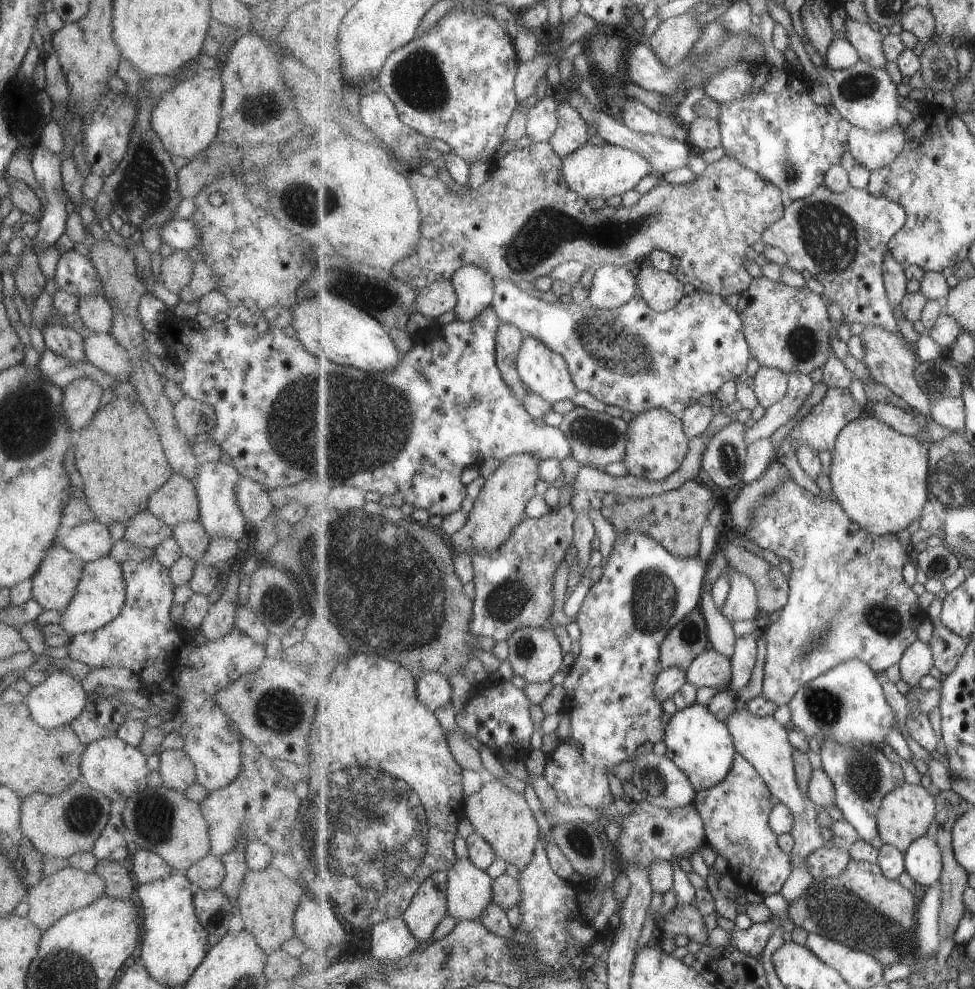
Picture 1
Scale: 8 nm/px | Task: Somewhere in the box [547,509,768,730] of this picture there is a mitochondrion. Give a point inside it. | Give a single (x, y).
(654, 596)

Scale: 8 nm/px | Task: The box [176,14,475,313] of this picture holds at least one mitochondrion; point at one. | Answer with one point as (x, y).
(418, 78)

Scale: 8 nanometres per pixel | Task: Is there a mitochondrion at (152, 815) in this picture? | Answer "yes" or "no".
yes

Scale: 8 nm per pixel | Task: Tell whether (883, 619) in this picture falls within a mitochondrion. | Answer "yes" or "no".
yes

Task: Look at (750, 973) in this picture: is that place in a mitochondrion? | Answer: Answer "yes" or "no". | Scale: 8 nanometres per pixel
no

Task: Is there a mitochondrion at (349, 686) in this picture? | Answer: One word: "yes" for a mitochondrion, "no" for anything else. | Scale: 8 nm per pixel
no

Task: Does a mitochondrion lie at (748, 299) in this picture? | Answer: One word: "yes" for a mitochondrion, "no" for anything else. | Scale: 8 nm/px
no

